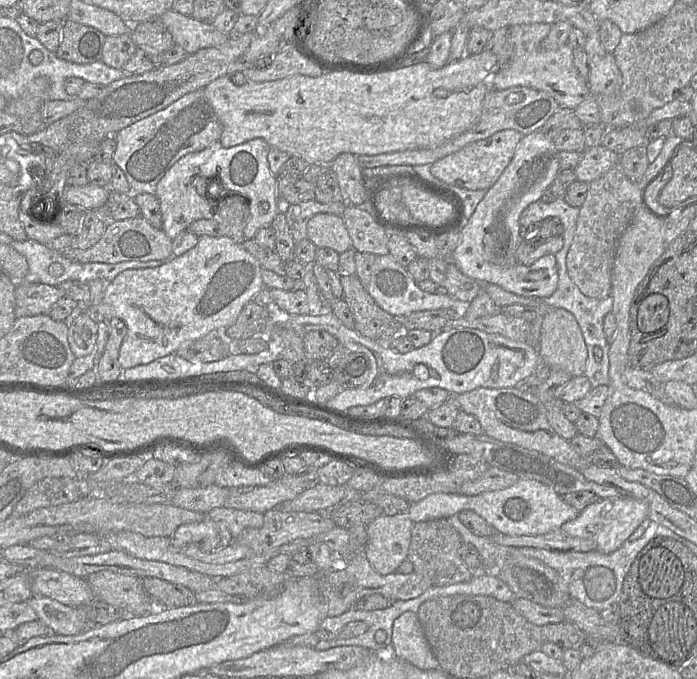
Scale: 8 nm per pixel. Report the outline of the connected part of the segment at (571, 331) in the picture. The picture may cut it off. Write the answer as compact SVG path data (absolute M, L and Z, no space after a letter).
M563 308L546 310L539 355L543 364L560 367L573 377L584 375L587 347L574 315Z

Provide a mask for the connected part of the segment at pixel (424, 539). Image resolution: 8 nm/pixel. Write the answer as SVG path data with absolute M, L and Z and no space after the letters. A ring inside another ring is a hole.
M447 519L416 522L411 527L411 541L407 559L413 564L414 572L431 581L432 586L448 586L468 582L475 575L463 562L459 549L463 540Z

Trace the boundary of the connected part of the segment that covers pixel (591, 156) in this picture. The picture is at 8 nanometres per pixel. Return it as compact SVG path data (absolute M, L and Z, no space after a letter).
M602 145L587 147L582 160L574 169L577 180L590 183L618 165L620 155Z

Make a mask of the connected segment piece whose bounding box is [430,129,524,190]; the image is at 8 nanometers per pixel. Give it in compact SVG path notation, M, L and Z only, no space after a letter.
M513 129L498 131L488 138L472 142L430 165L433 176L443 182L469 190L489 189L509 165L524 135Z

